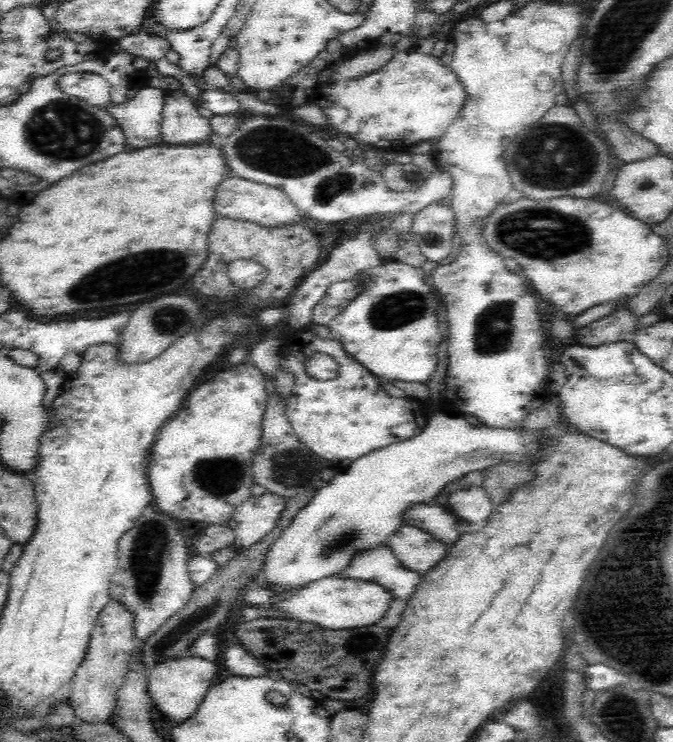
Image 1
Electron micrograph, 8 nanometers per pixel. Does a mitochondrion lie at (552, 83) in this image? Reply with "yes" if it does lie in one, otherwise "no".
no

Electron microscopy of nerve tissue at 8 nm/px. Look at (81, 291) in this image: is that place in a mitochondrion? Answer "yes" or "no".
yes

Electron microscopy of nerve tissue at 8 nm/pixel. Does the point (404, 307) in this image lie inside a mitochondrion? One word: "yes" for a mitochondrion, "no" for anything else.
yes

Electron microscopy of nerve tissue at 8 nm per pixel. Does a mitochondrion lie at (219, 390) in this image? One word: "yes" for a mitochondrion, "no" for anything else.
no

